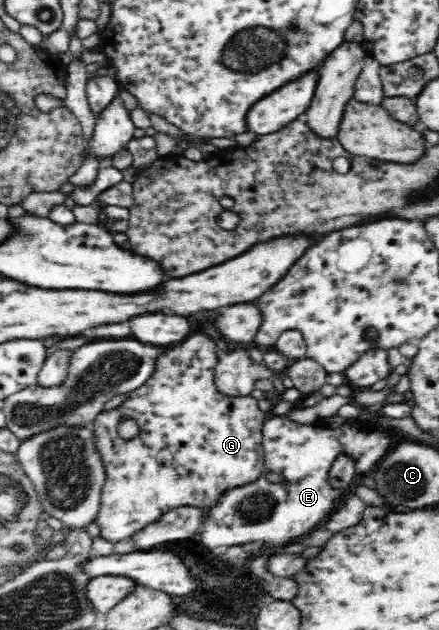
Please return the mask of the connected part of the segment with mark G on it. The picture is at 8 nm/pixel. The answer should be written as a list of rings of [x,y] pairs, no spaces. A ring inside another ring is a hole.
[[[192,335],[190,339],[184,340],[184,343],[179,343],[175,346],[170,346],[168,352],[158,355],[156,359],[156,367],[152,371],[152,375],[148,378],[148,381],[144,383],[142,387],[132,390],[125,394],[124,401],[109,411],[100,412],[96,419],[93,421],[91,427],[92,434],[96,438],[96,450],[100,454],[100,460],[102,460],[102,466],[104,466],[105,481],[104,486],[100,491],[100,505],[98,513],[96,513],[96,523],[100,528],[100,534],[104,536],[104,539],[116,543],[117,541],[124,541],[132,539],[135,533],[143,530],[147,525],[158,521],[164,514],[169,511],[175,510],[177,507],[190,506],[197,507],[203,510],[208,510],[214,507],[220,496],[228,490],[234,488],[244,487],[244,485],[250,485],[250,483],[256,483],[258,479],[262,479],[265,471],[265,451],[263,449],[263,427],[269,414],[266,414],[260,410],[258,406],[258,400],[251,395],[224,395],[215,384],[215,367],[219,362],[217,347],[217,341],[206,335]],[[124,417],[131,417],[137,421],[140,431],[136,437],[132,439],[124,439],[118,433],[118,422]]]

